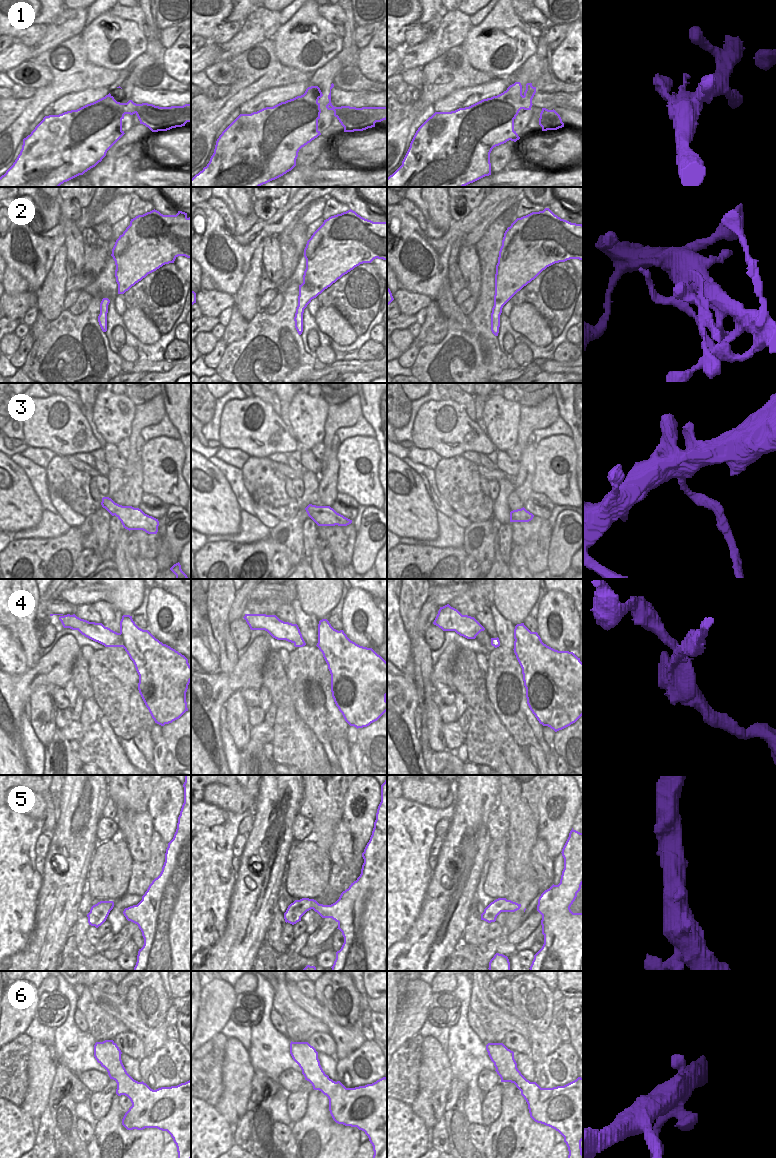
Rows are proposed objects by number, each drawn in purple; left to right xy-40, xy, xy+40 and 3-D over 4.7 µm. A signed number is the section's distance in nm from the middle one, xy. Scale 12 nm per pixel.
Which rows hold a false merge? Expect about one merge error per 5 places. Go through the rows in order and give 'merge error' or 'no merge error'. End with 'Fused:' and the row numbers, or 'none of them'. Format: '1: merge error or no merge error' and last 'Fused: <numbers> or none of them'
1: no merge error
2: no merge error
3: merge error
4: merge error
5: no merge error
6: no merge error
Fused: 3, 4

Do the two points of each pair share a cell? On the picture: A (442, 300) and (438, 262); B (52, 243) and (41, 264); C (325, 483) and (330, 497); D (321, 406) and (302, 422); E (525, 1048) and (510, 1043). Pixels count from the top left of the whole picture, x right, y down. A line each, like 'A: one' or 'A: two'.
A: two
B: one
C: one
D: one
E: one

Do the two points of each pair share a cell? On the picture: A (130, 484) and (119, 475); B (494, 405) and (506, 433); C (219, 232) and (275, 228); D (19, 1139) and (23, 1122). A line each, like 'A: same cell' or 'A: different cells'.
A: different cells
B: same cell
C: same cell
D: same cell

